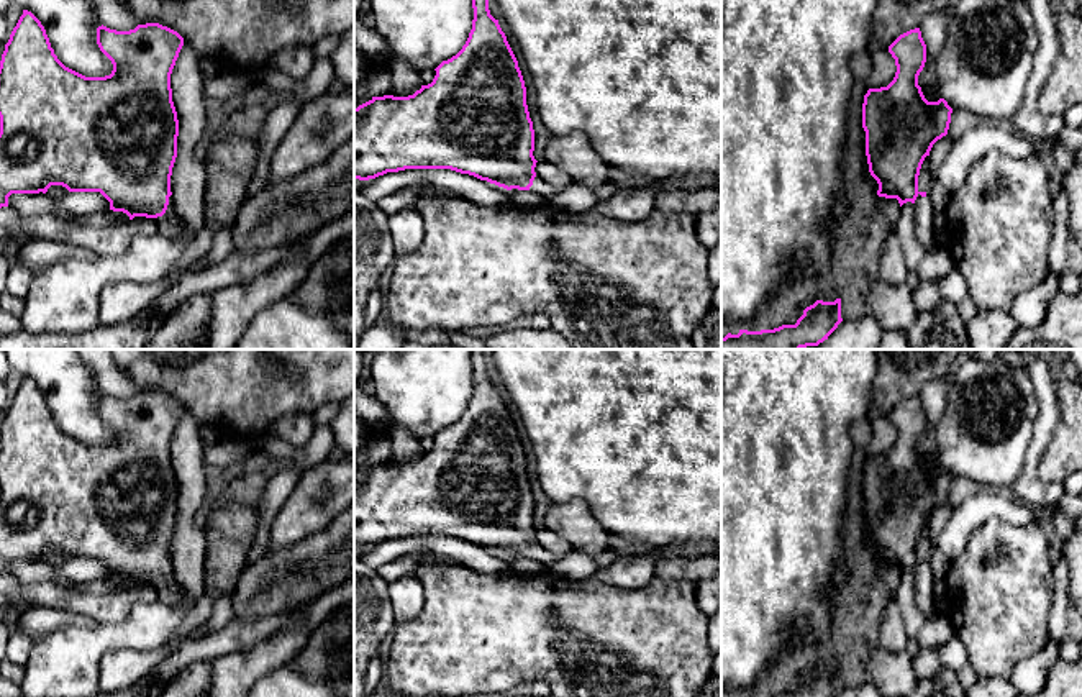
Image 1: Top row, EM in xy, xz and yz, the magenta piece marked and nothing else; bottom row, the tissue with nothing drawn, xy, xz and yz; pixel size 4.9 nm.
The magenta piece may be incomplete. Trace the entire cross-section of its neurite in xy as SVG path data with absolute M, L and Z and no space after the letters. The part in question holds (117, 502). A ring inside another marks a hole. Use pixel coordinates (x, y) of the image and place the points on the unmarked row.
M23 377L23 382L5 412L0 428L0 576L8 574L8 564L11 561L46 561L51 553L62 553L69 559L100 559L110 569L110 577L123 579L130 587L134 584L154 585L157 600L169 605L180 604L185 599L185 594L175 585L170 559L170 543L177 525L179 503L179 487L172 469L170 441L184 413L184 405L177 399L159 390L138 392L130 399L116 399L102 392L97 395L97 412L111 428L113 438L105 444L85 444L66 435L57 426L41 389L31 379Z

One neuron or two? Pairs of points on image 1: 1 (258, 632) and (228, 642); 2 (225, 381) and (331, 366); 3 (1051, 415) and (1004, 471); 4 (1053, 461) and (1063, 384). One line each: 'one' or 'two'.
1: one
2: one
3: two
4: one

